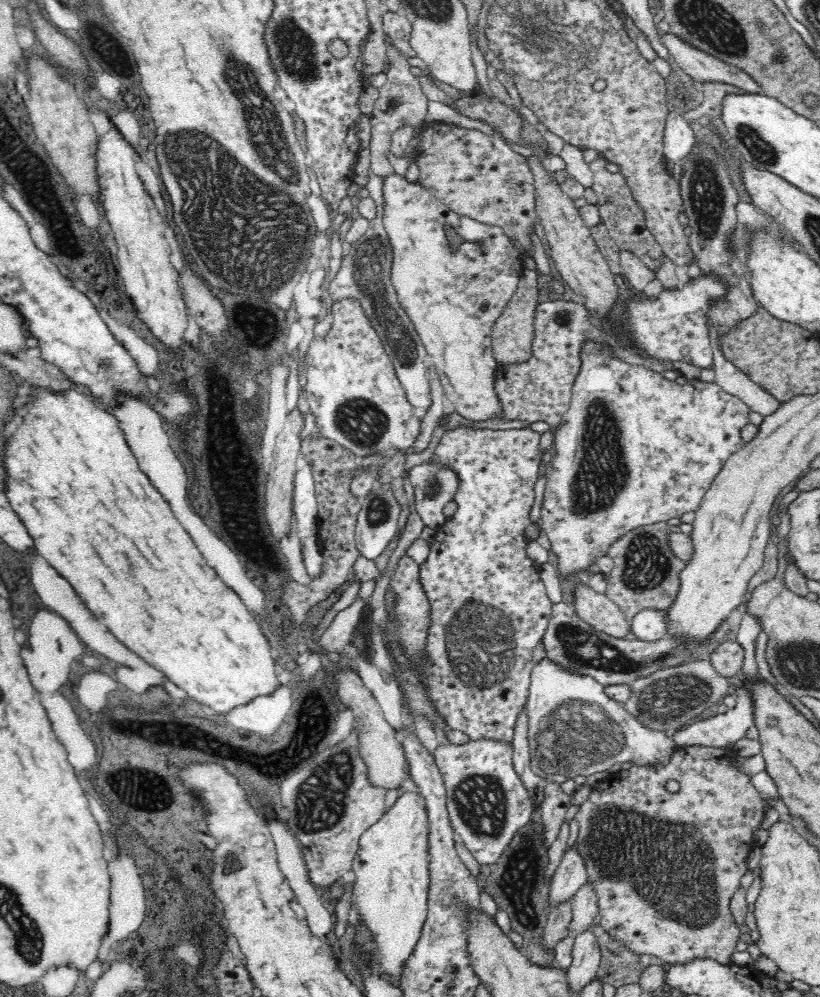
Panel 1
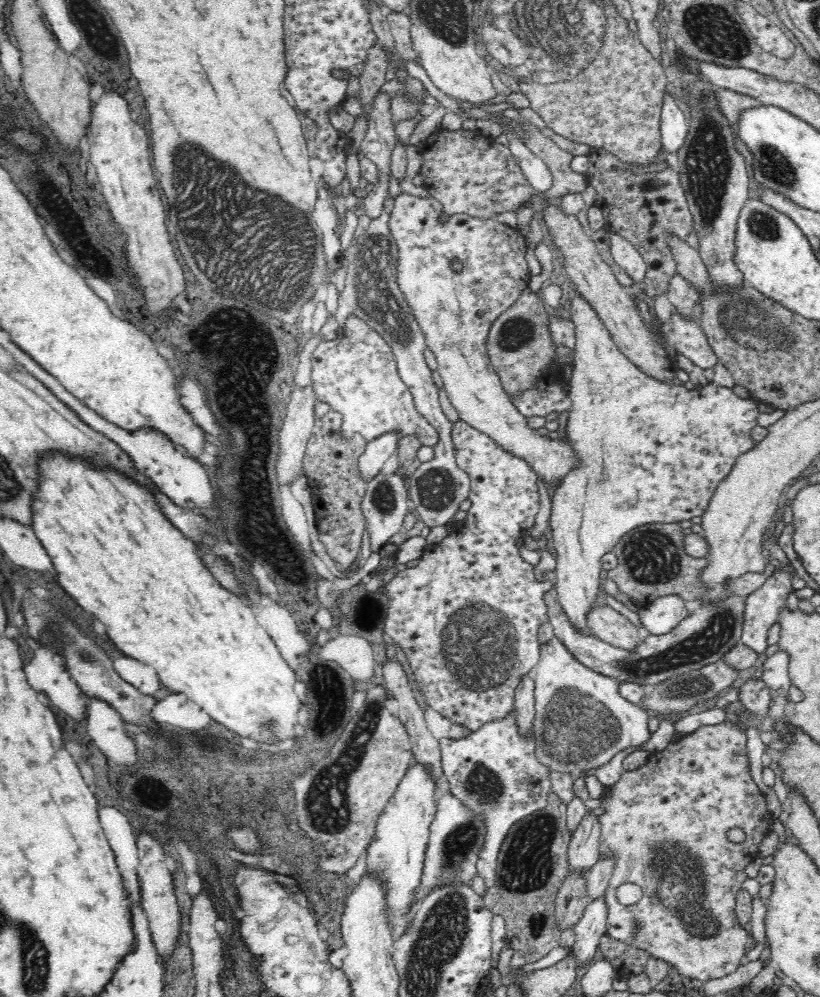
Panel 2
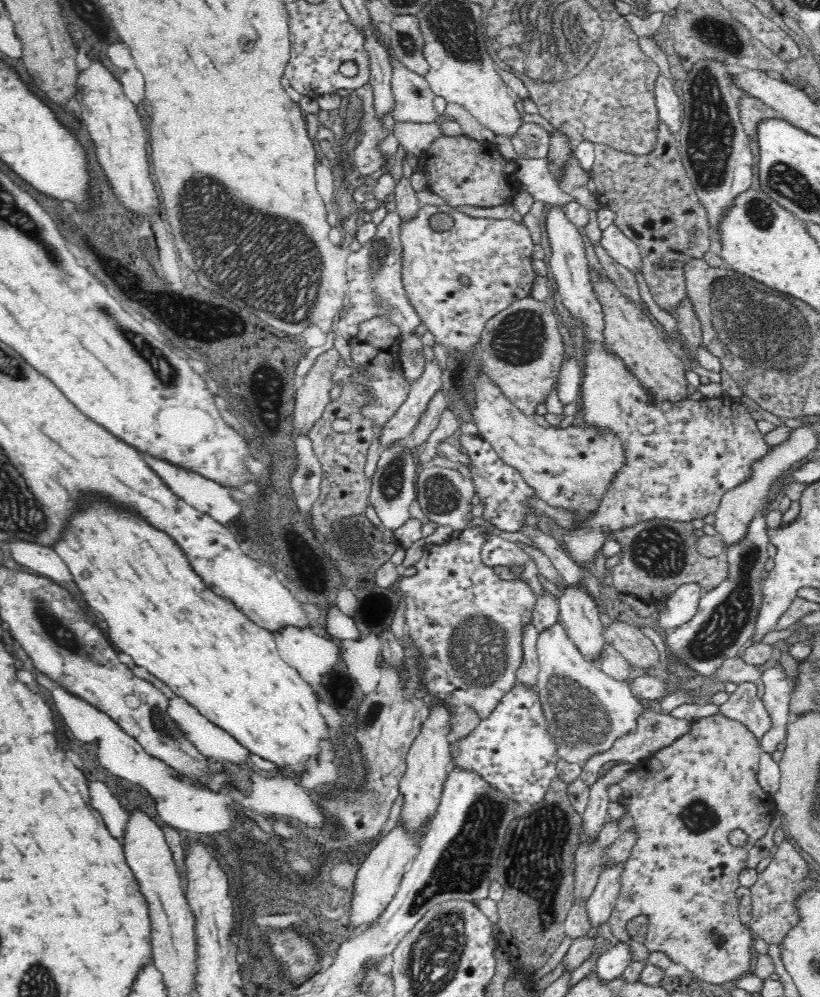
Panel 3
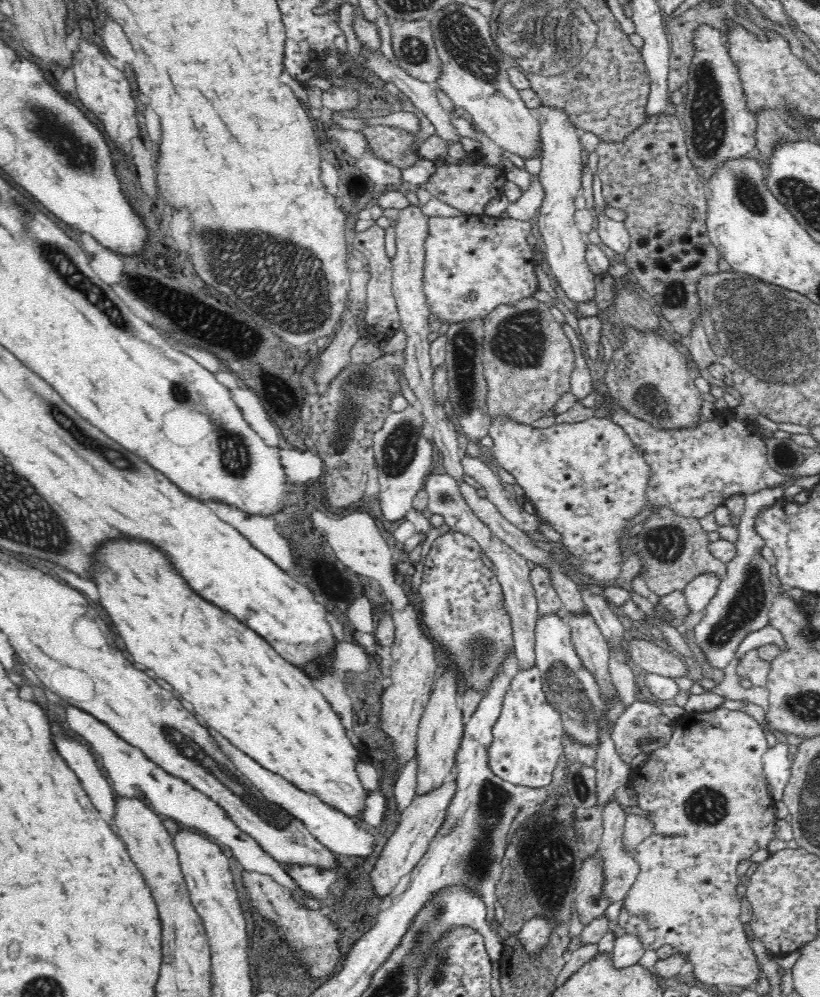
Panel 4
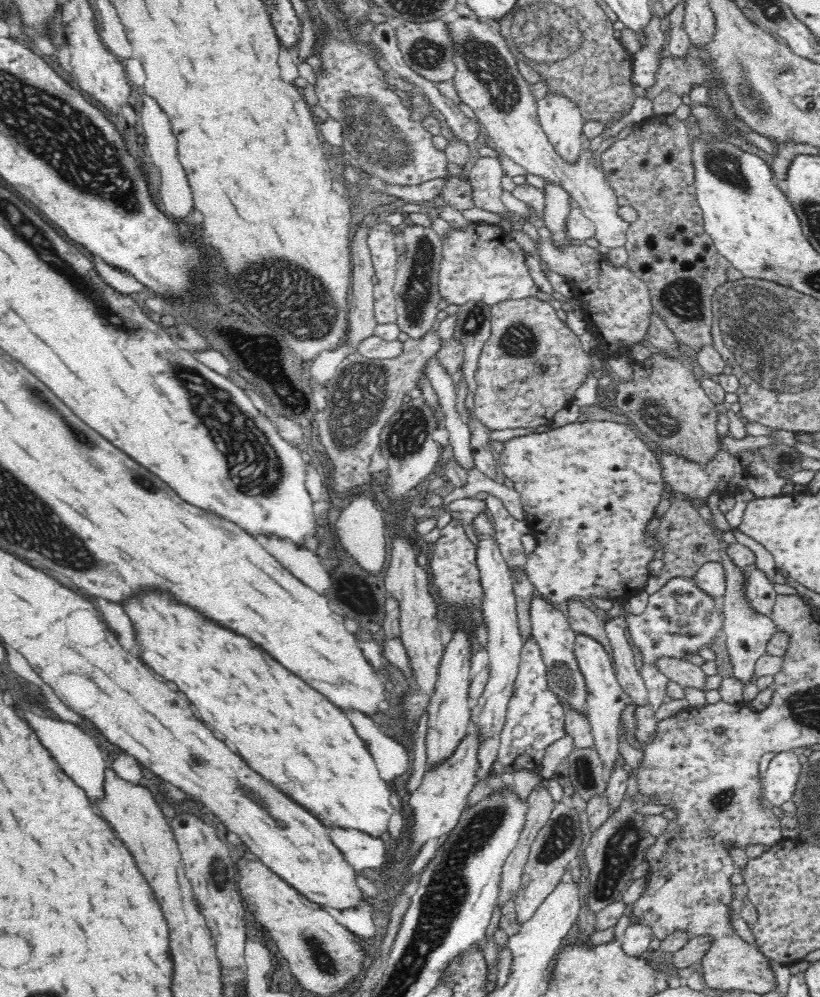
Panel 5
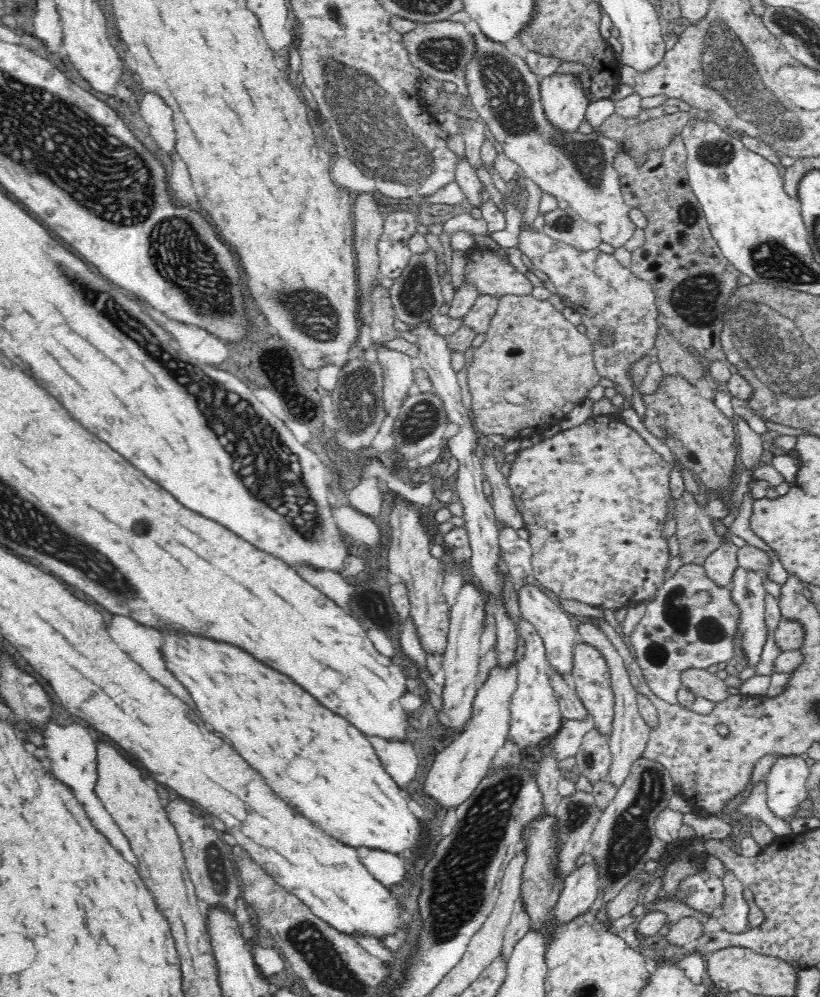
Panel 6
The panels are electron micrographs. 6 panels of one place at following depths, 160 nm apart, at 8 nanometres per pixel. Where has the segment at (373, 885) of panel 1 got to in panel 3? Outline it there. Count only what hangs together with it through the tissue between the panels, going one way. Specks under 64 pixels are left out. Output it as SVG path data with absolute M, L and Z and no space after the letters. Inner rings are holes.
M433 702L429 707L428 716L420 728L420 734L417 734L411 744L406 758L406 774L400 780L400 793L406 795L406 804L404 804L400 821L404 823L404 827L408 831L417 829L428 819L432 820L436 814L437 806L441 802L444 782L448 776L448 767L454 765L452 741L449 738L454 728L453 718L454 711L450 706L444 702Z

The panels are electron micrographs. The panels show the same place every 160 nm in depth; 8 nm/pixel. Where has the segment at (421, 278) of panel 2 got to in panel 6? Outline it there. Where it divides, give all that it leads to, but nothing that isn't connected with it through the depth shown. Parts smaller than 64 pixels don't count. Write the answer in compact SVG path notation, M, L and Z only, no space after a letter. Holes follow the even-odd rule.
M478 246L467 258L466 282L475 284L481 294L531 295L533 285L525 274L490 250ZM593 415L580 426L575 426L570 430L560 430L558 434L548 439L542 439L530 448L520 449L512 457L514 462L510 466L510 475L507 478L516 506L526 522L524 527L530 534L528 542L532 550L532 574L542 588L551 590L561 599L578 600L578 602L584 602L584 604L590 604L590 606L596 606L602 610L614 611L618 608L628 608L631 605L650 602L646 598L654 599L660 586L666 580L666 570L672 560L672 554L670 554L670 548L668 548L668 542L664 536L664 526L671 518L671 513L668 513L668 499L672 494L670 492L670 464L618 415Z

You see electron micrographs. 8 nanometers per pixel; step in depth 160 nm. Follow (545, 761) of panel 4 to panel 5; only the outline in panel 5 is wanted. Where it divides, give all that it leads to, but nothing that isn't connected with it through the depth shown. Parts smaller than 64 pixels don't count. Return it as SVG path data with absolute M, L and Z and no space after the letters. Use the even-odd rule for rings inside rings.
M532 634L523 642L517 677L507 707L505 724L500 732L497 760L509 774L521 769L539 773L546 748L566 734L565 711L564 704L550 689L542 651Z

